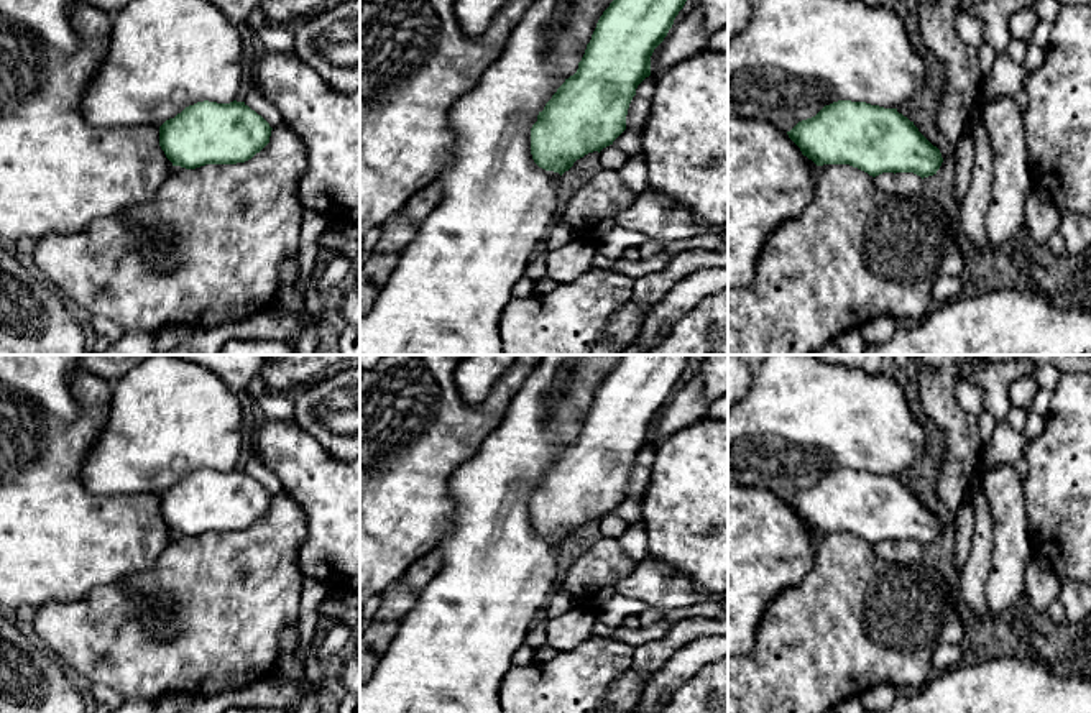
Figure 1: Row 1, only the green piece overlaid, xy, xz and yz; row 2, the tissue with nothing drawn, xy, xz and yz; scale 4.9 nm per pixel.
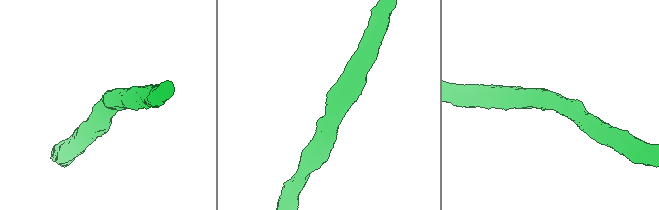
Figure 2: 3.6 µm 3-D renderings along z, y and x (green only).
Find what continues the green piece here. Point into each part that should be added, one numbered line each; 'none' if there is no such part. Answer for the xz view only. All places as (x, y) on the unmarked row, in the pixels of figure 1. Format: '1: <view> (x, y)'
none

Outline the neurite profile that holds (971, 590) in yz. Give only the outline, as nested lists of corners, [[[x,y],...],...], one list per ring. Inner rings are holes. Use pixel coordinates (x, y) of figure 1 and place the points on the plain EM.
[[[983,490],[973,493],[971,504],[974,511],[974,536],[968,560],[960,573],[958,600],[976,624],[986,619],[986,583],[994,554],[994,519]]]

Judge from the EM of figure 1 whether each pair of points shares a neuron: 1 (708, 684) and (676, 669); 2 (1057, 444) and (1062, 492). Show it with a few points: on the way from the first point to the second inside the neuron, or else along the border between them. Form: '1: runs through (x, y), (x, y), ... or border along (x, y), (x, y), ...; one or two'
1: border along (710, 661), (671, 695); two
2: runs through (1062, 455), (1062, 480); one

